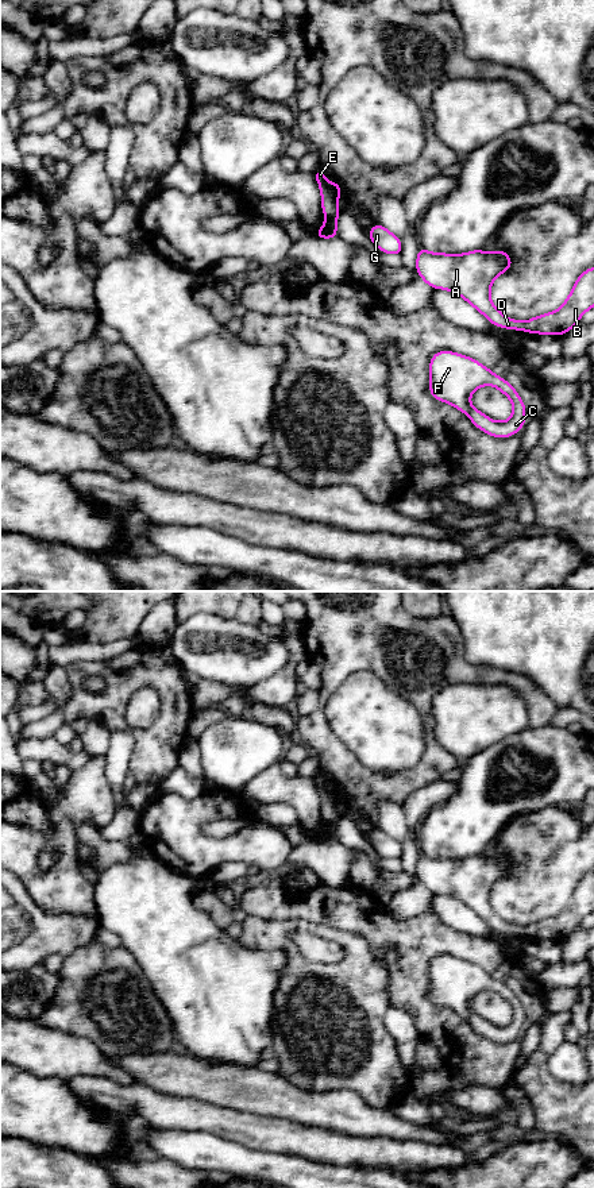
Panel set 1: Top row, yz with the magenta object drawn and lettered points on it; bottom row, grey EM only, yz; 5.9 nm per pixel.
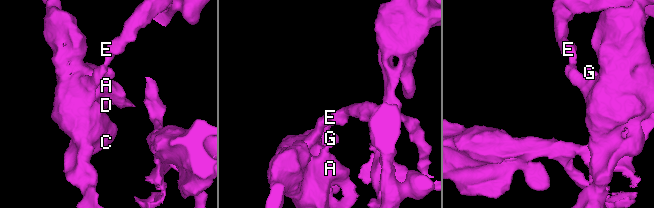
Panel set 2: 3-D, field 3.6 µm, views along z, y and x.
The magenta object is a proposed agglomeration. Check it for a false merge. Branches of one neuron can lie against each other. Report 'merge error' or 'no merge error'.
merge error

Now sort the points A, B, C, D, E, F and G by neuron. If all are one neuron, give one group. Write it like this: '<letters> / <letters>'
A B C D F G / E

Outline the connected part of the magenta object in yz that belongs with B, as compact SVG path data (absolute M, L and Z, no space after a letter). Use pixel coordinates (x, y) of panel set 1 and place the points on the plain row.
M418 852L416 878L432 894L444 894L460 900L491 930L528 938L563 941L578 930L579 923L594 913L594 872L586 873L575 886L563 910L526 926L513 925L500 917L490 903L494 884L510 875L512 863L505 855L464 859L428 857Z

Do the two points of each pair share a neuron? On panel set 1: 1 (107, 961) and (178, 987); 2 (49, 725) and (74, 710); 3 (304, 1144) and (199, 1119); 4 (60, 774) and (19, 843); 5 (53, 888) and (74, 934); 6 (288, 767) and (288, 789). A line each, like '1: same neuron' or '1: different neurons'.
1: different neurons
2: same neuron
3: same neuron
4: different neurons
5: different neurons
6: different neurons

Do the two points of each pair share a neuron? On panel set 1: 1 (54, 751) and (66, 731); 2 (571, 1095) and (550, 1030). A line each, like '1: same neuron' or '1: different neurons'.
1: different neurons
2: same neuron

